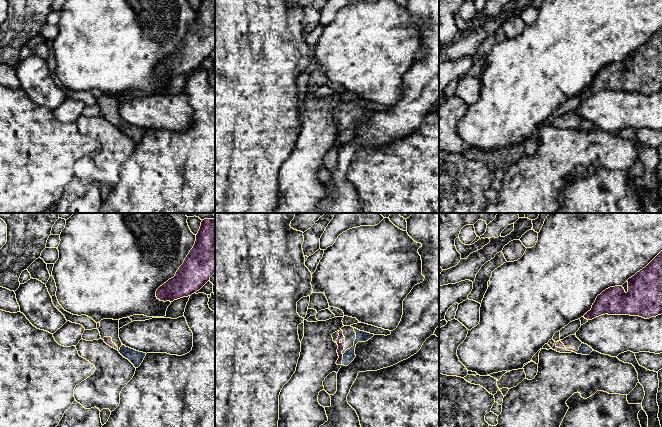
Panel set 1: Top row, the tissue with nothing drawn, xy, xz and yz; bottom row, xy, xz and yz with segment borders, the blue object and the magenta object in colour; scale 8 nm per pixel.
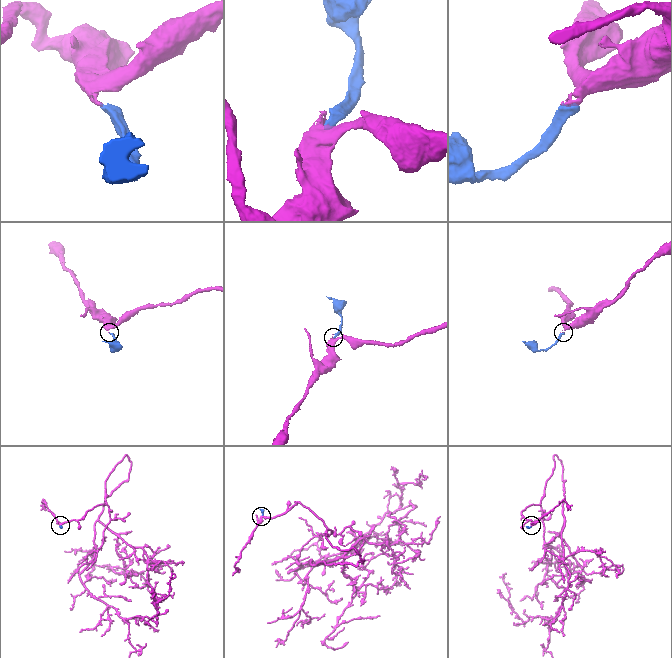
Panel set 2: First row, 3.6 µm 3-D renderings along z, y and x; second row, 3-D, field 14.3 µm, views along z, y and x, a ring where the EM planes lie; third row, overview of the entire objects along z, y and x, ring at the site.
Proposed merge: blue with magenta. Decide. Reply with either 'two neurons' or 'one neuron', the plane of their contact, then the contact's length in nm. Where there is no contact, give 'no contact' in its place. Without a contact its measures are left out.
one neuron | xz | 90 nm

